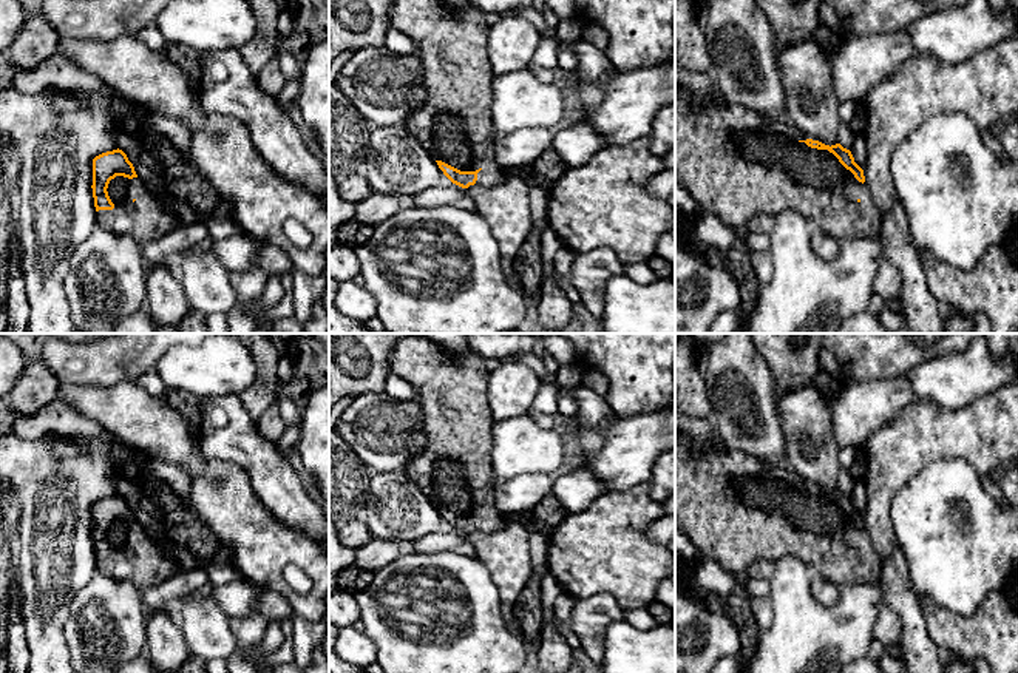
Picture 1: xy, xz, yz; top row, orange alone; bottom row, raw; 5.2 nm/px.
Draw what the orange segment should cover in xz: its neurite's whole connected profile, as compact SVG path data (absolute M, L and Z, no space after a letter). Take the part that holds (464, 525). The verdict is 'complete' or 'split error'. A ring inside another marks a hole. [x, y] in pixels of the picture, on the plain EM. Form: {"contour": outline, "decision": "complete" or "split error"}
{"contour": "M423 336L400 340L391 372L417 392L426 449L406 466L406 477L456 531L494 533L508 522L494 505L488 370L485 358L468 350L453 357Z", "decision": "split error"}

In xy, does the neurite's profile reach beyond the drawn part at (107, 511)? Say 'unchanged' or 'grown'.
grown

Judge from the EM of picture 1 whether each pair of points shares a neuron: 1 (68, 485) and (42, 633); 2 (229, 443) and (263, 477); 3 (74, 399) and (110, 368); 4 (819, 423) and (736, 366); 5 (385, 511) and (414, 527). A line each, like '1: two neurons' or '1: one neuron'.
1: one neuron
2: one neuron
3: two neurons
4: two neurons
5: one neuron

